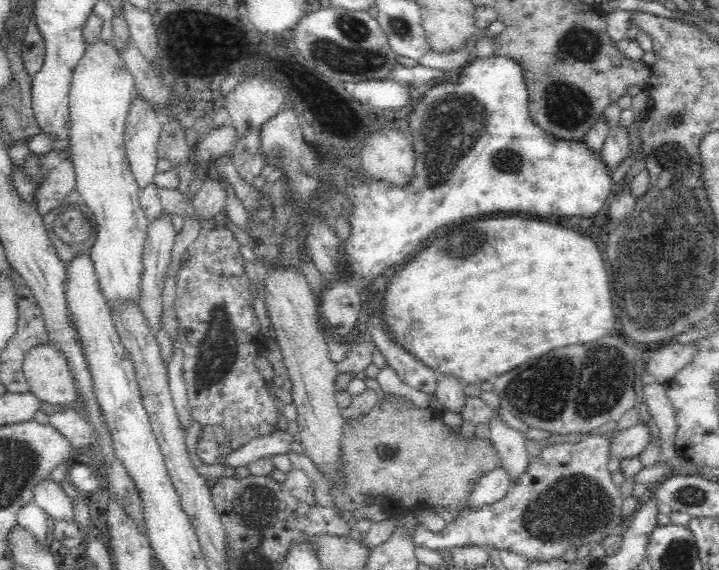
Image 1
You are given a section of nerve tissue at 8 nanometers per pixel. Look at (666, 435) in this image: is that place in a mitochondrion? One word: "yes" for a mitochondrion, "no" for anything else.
no

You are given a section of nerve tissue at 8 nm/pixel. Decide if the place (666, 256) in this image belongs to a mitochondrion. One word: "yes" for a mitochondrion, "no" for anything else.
yes

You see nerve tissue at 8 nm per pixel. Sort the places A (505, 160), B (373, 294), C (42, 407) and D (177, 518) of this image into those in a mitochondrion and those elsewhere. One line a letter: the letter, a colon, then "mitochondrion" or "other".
A: mitochondrion
B: other
C: other
D: other

